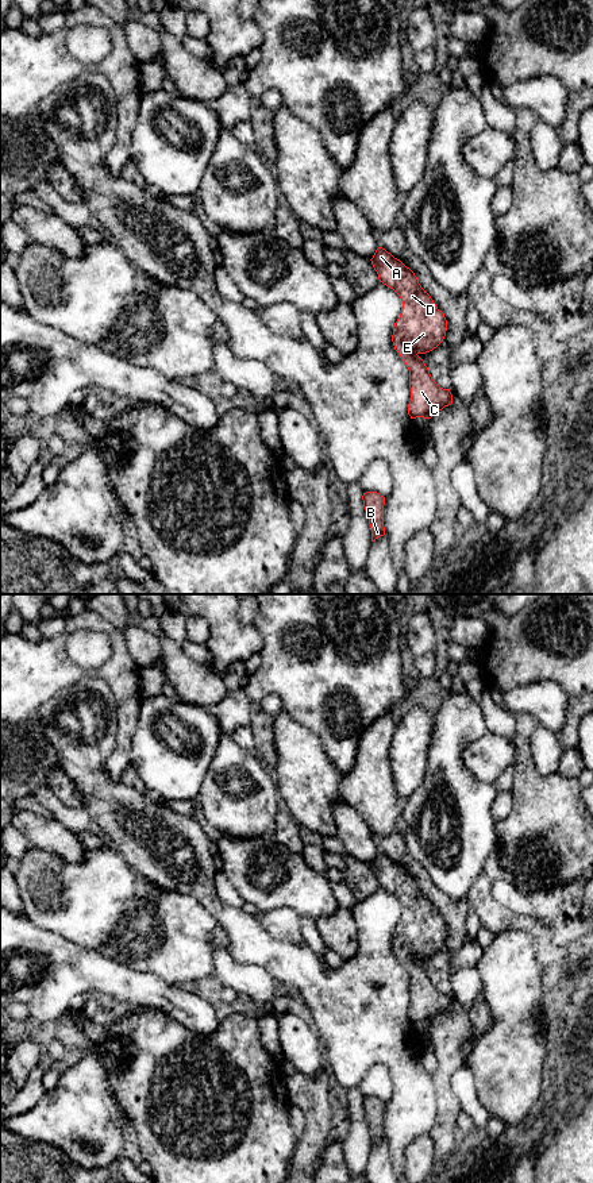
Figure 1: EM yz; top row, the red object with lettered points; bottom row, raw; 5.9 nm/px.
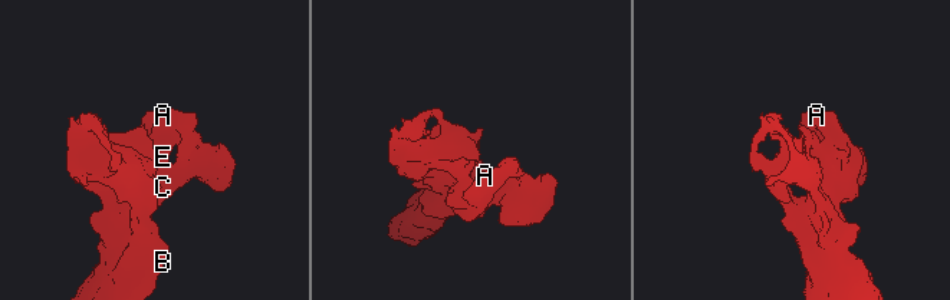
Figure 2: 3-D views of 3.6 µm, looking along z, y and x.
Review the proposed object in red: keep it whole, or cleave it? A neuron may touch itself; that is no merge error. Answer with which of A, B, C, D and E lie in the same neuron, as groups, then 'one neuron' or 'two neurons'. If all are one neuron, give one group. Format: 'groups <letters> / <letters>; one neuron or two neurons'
groups A B C D E; one neuron

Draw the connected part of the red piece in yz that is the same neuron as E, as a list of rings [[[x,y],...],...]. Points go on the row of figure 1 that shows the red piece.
[[[378,247],[370,259],[380,282],[393,289],[403,301],[394,323],[392,342],[409,370],[411,419],[431,419],[453,404],[450,389],[440,388],[419,357],[436,348],[444,339],[447,320],[415,273],[385,248]]]

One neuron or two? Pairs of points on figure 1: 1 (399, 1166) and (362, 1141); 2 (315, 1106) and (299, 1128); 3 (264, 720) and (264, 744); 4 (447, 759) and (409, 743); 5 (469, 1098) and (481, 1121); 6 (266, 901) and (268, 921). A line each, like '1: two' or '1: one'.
1: two
2: two
3: one
4: two
5: one
6: two

